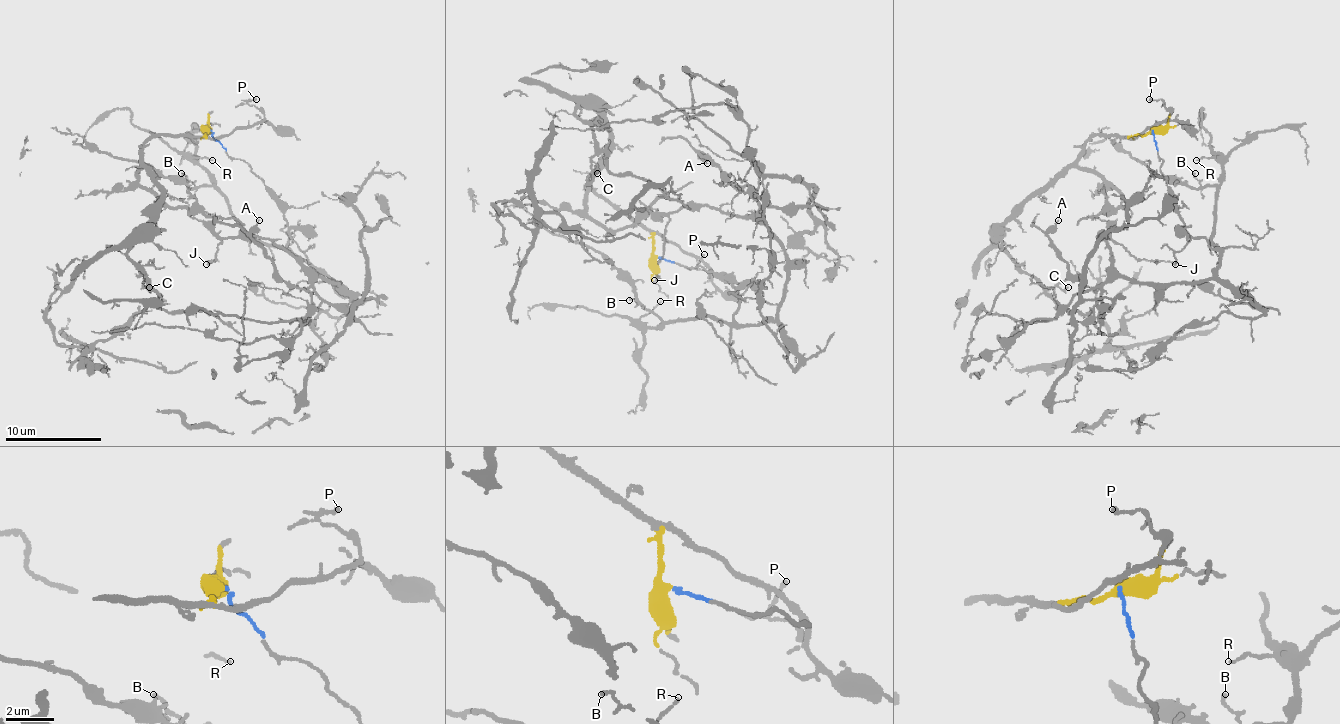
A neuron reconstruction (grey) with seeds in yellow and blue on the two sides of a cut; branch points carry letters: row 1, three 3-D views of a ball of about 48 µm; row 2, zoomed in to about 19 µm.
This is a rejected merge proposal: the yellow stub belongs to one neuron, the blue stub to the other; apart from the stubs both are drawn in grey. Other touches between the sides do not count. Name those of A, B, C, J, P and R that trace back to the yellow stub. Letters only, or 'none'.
C, P

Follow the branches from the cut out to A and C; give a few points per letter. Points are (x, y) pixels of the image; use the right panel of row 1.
A: (1152, 130), (1183, 229), (1219, 253), (1207, 279), (1145, 284), (1118, 277), (1083, 291), (1049, 238), (1059, 219)
C: (1152, 130), (1095, 135), (1071, 164), (1039, 188), (1003, 226), (1003, 250), (1023, 269), (1047, 289), (1068, 286)

